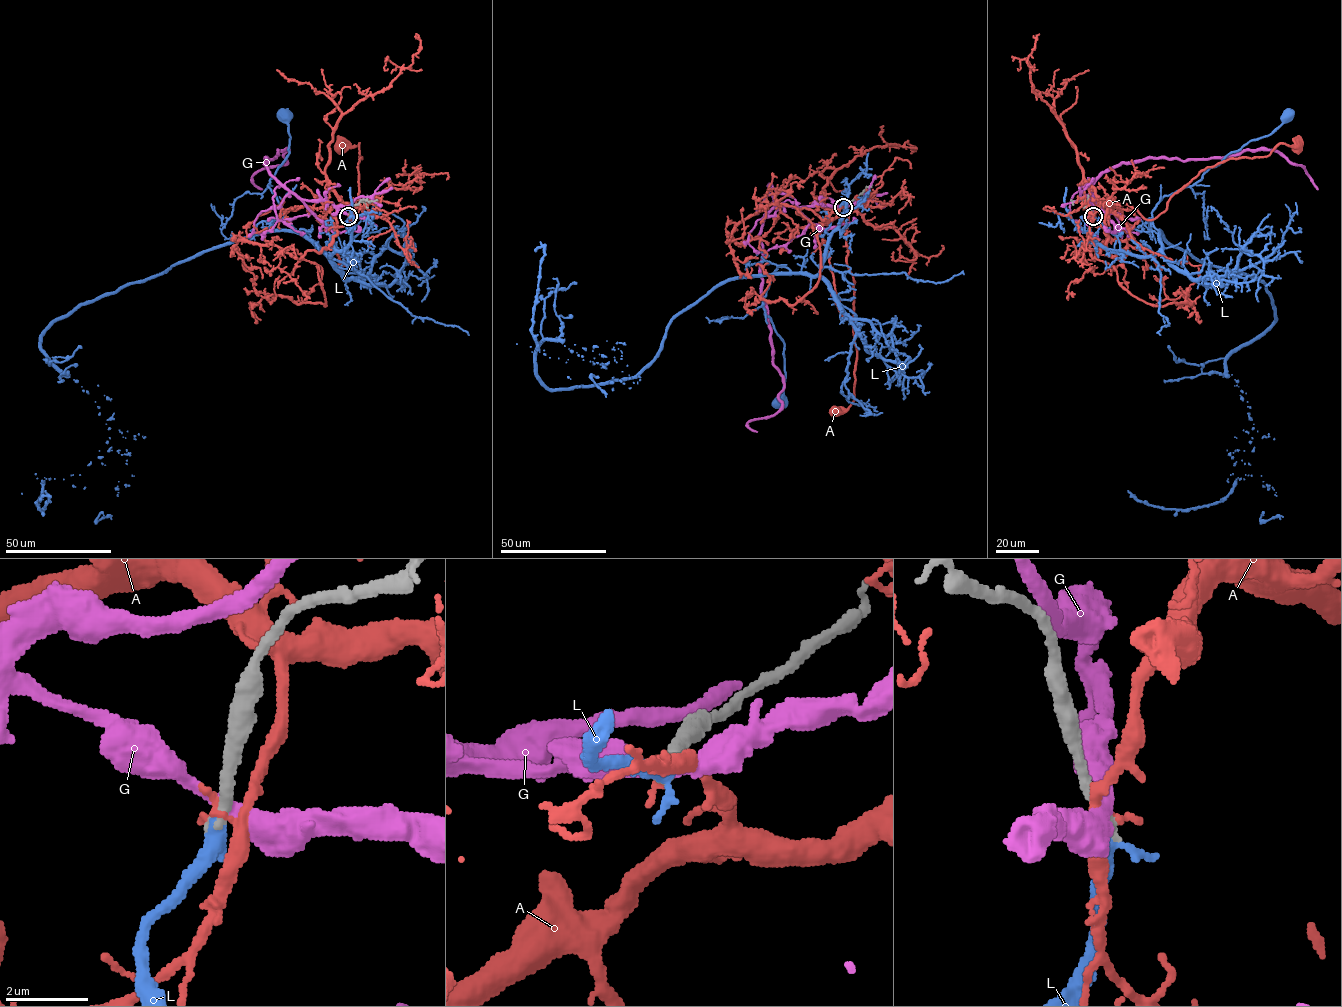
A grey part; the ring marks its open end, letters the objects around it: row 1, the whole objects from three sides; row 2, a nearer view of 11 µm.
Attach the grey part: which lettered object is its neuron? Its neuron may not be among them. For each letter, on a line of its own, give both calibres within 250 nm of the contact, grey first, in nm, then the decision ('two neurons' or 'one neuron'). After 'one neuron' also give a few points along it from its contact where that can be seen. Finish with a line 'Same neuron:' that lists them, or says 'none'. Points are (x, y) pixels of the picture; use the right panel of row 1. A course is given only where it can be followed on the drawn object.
A: 380/240 nm | two neurons
G: 400/340 nm | two neurons
L: 340/280 nm | one neuron | via (1093, 216), (1095, 242), (1153, 255), (1156, 204), (1269, 135), (1288, 113)
Same neuron: L

